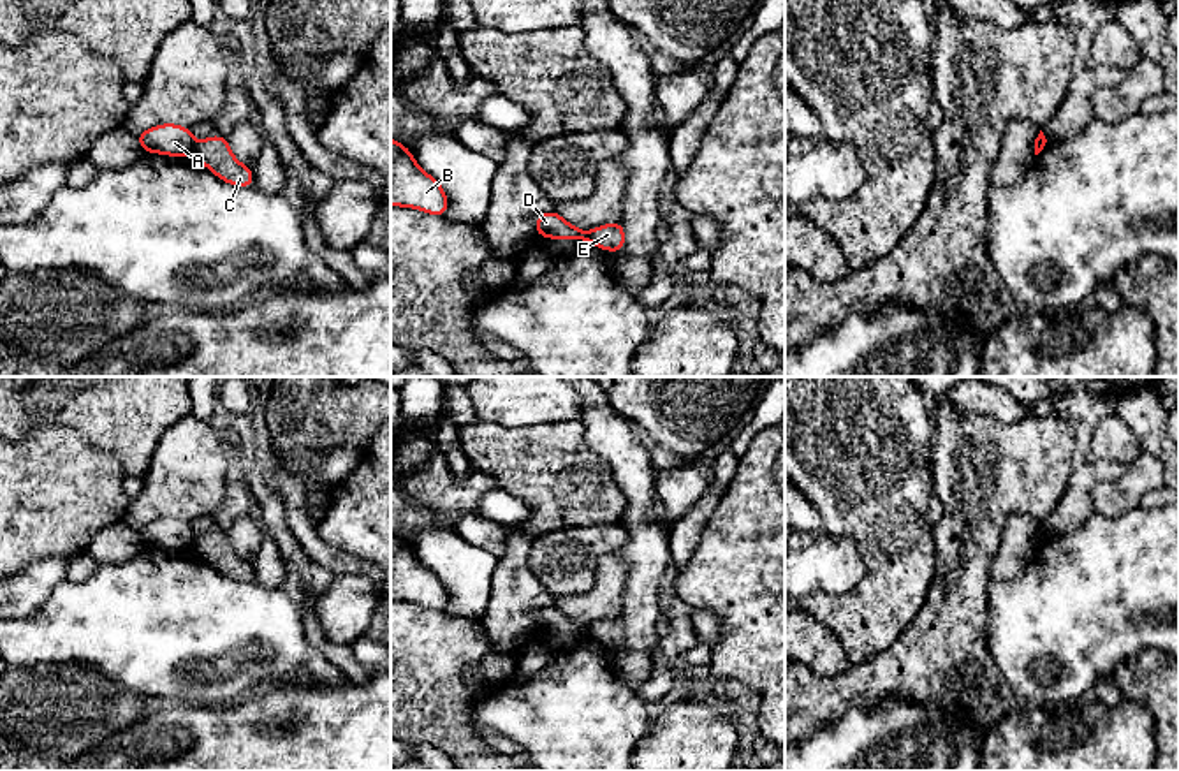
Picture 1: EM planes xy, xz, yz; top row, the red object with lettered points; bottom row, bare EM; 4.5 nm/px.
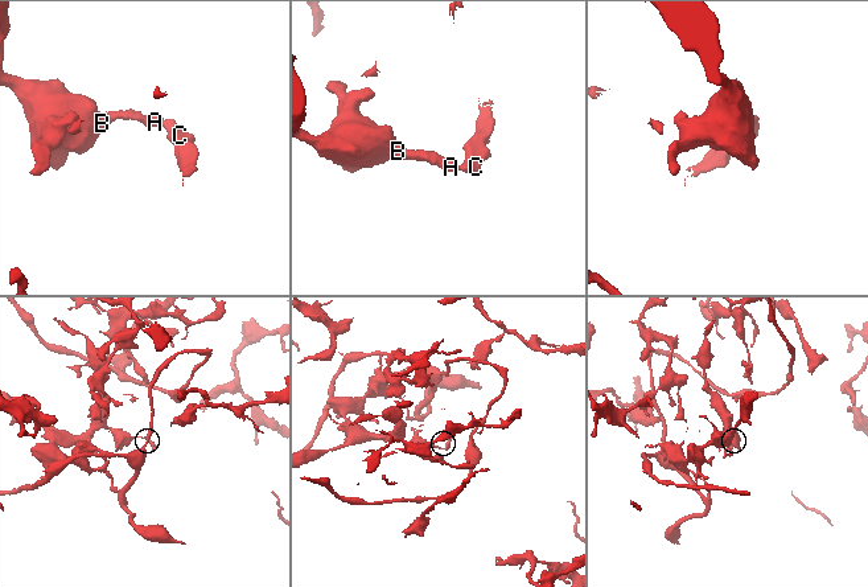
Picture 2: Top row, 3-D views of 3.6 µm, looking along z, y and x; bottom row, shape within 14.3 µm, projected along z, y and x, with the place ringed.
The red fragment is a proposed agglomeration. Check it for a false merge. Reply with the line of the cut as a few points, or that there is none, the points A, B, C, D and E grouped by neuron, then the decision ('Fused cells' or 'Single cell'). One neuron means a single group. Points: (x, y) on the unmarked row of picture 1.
Split along xy (196, 537), (192, 544). Groups: A B D / C E. Fused cells

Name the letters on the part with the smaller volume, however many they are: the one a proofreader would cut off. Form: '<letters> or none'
C, E

